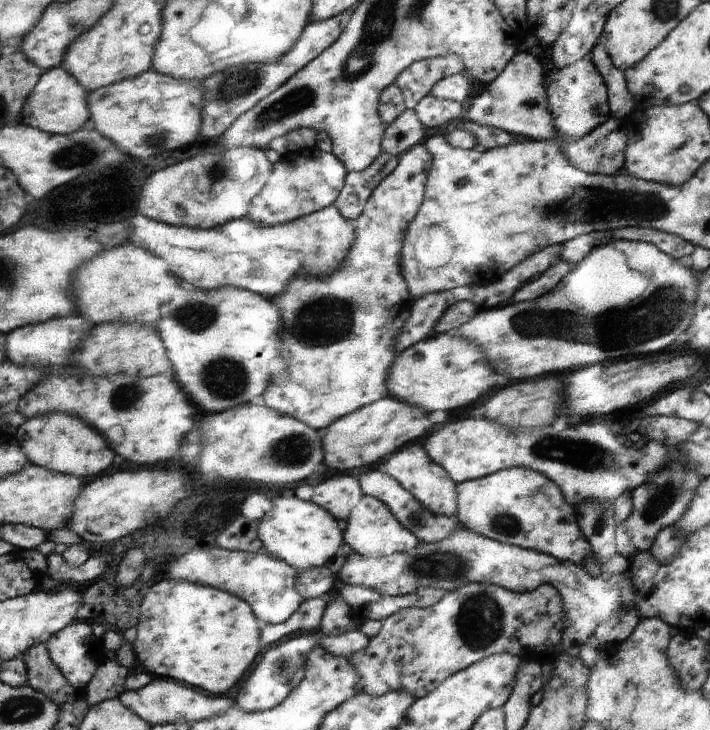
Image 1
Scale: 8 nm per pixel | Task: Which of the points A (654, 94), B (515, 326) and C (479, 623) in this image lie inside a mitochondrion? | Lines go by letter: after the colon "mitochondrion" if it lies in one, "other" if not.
A: other
B: mitochondrion
C: mitochondrion

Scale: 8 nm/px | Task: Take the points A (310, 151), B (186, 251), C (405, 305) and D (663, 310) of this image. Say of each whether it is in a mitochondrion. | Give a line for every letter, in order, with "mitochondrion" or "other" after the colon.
A: other
B: other
C: other
D: mitochondrion

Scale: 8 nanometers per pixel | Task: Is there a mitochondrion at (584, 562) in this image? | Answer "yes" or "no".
no

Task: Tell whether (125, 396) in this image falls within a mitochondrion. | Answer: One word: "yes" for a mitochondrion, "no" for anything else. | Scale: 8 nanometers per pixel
yes

